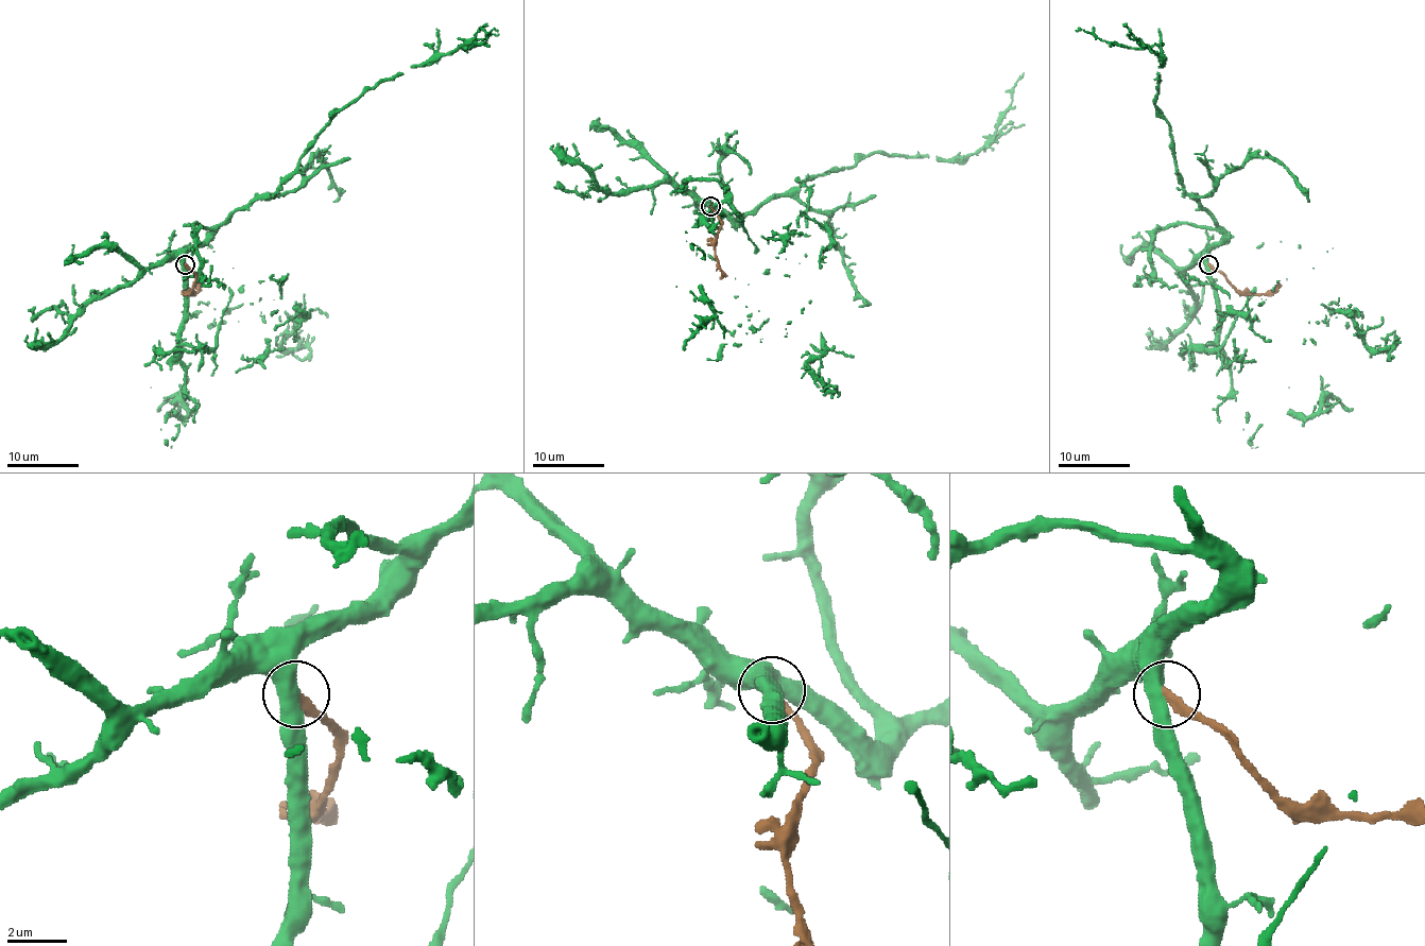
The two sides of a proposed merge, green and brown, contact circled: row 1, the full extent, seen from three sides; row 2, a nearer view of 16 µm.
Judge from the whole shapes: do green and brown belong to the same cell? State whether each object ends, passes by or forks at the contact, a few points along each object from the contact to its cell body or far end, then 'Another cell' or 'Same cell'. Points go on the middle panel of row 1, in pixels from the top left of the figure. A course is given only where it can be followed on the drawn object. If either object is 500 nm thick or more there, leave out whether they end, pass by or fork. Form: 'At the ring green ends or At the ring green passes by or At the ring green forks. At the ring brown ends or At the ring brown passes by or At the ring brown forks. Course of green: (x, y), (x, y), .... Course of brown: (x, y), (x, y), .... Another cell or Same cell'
Course of green: (711, 205), (761, 236), (784, 239), (802, 216), (828, 233), (785, 329), (821, 354), (808, 362), (839, 396). Course of brown: (711, 207), (720, 221), (715, 239), (715, 259), (722, 277). Another cell

